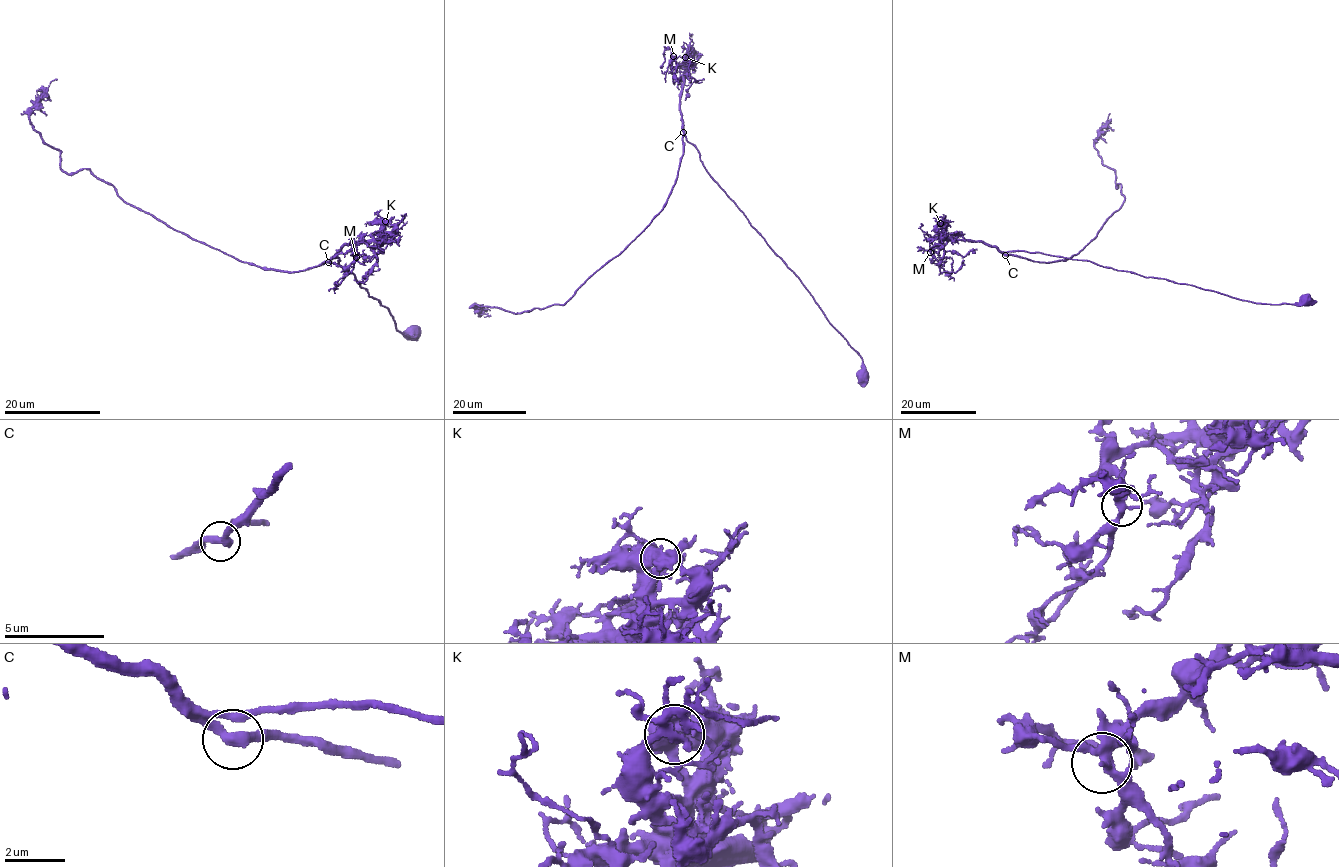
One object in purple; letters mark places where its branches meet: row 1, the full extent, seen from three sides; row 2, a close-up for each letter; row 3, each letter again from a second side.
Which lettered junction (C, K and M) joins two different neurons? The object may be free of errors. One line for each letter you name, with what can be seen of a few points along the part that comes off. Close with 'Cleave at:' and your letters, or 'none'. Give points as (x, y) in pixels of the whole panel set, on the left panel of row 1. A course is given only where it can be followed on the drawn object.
K: (386, 221), (383, 238), (375, 246), (353, 245), (353, 268), (338, 284), (346, 276), (345, 262)
Cleave at: K

